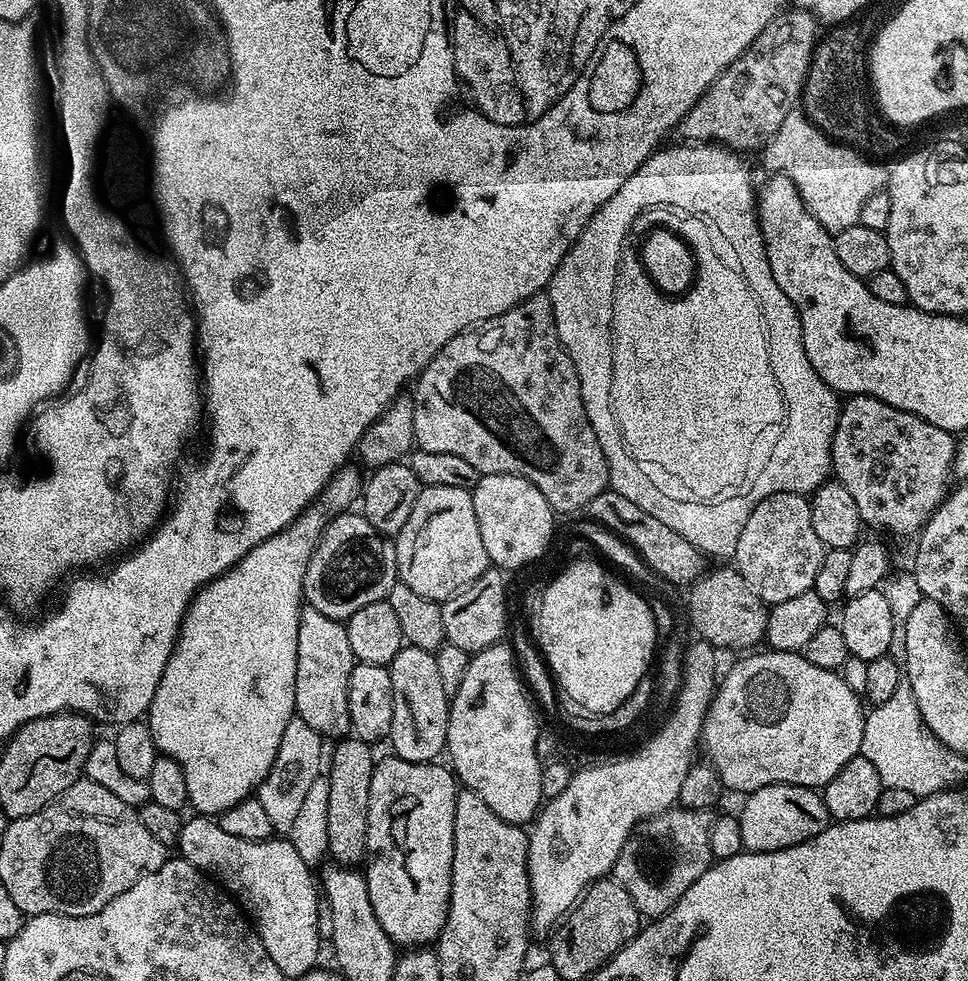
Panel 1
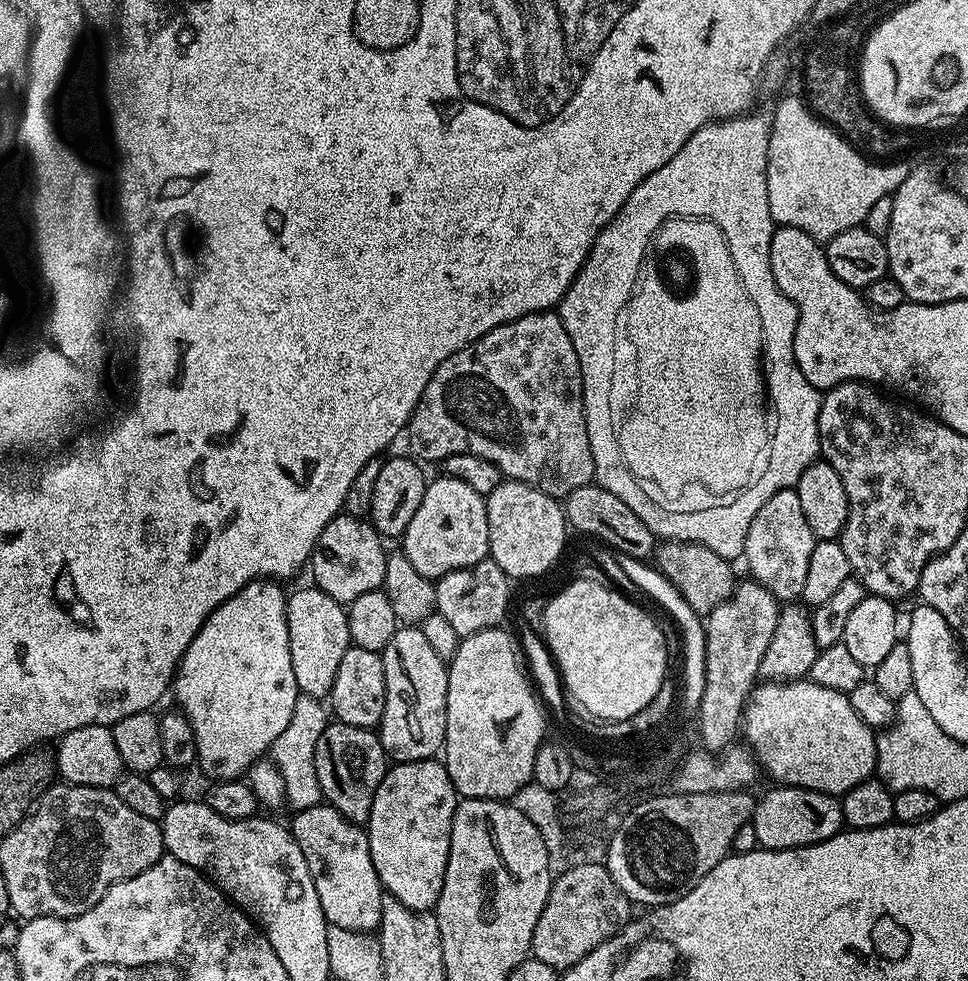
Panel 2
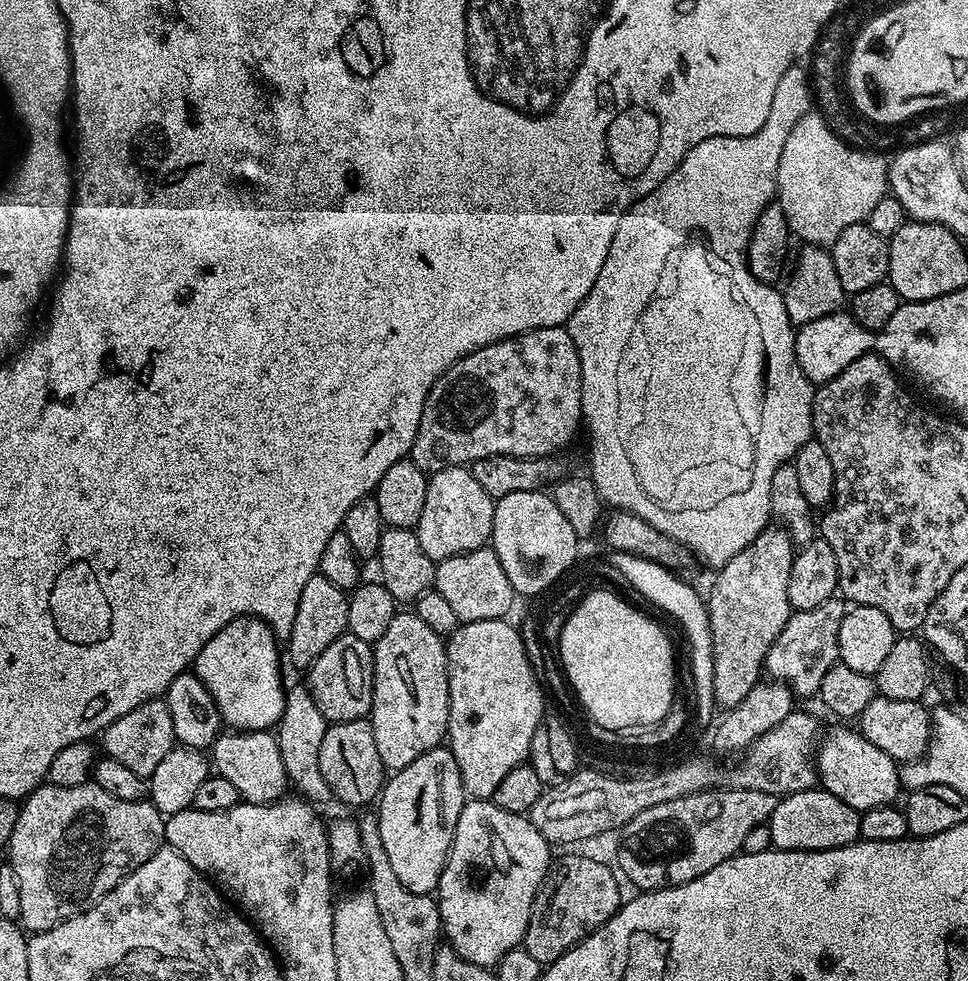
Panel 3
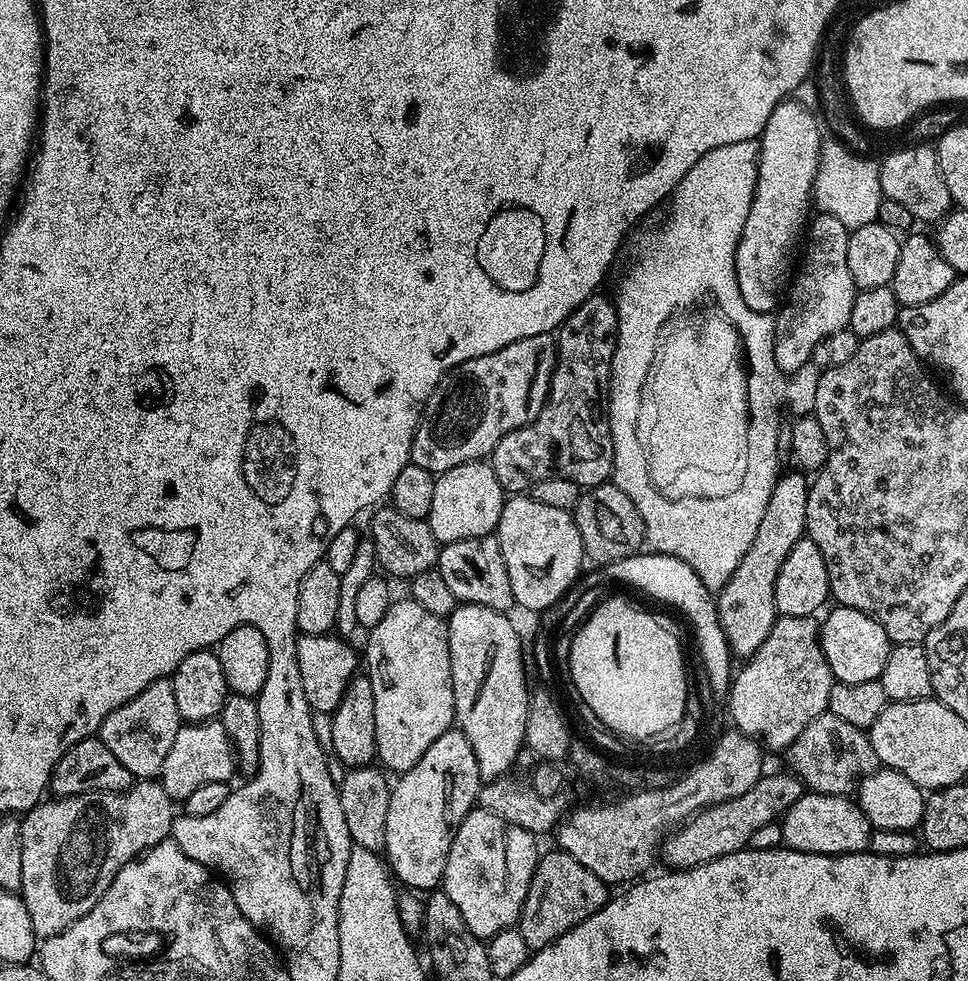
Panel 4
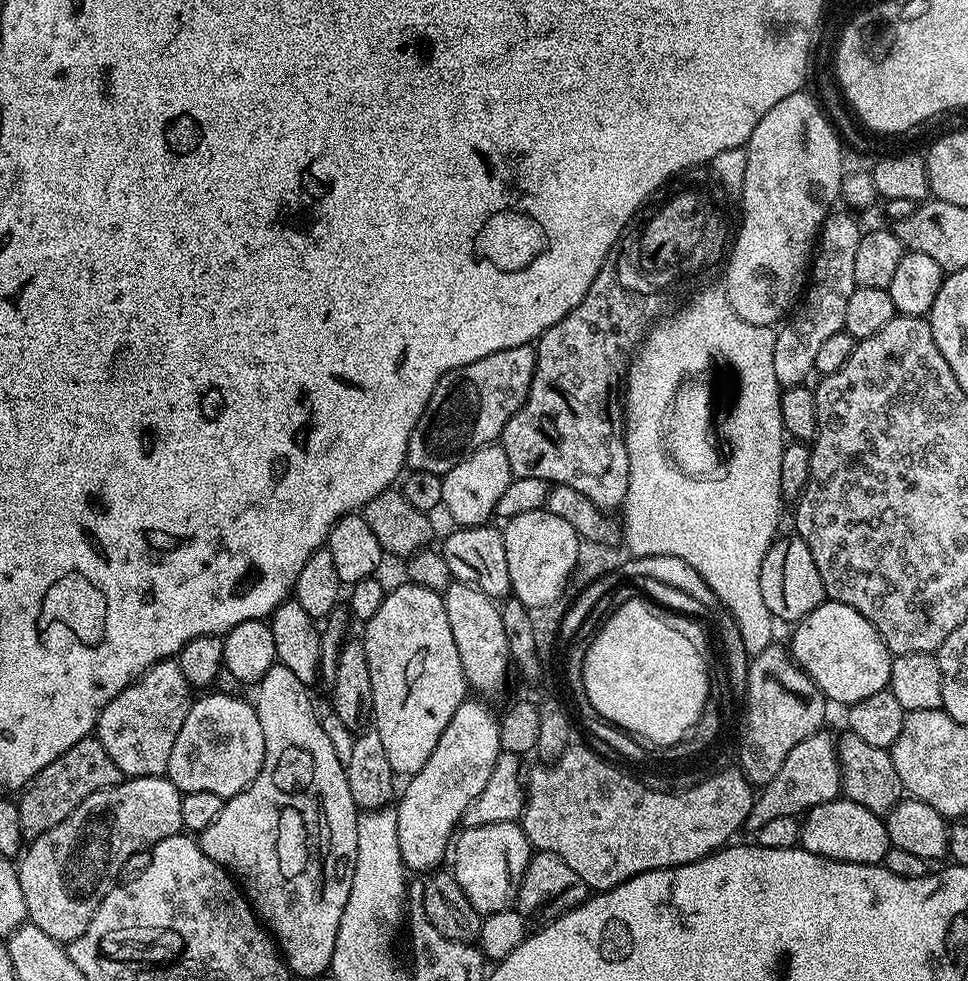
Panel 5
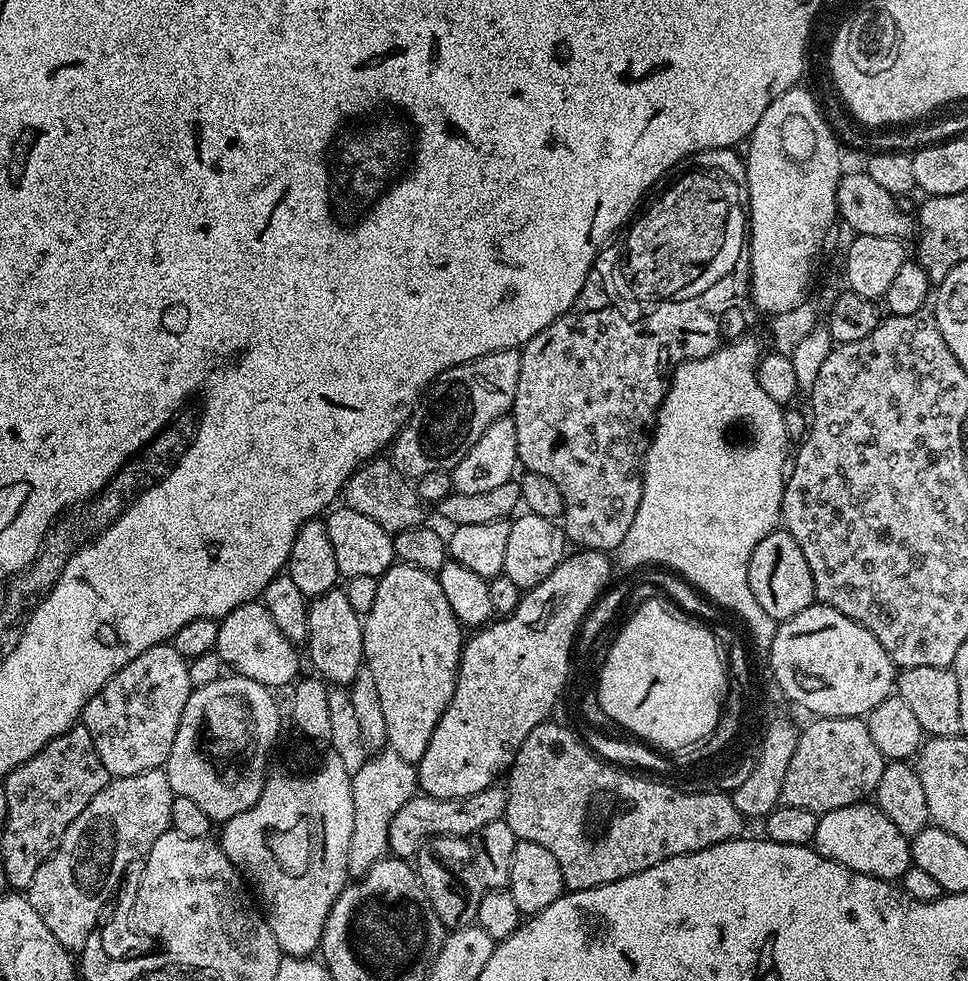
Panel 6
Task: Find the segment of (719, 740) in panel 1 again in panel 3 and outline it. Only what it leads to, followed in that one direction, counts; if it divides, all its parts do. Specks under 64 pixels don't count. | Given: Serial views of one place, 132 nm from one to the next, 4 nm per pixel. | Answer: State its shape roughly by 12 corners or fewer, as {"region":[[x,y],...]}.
{"region":[[855,727],[823,733],[824,791],[862,813],[893,803],[900,768]]}

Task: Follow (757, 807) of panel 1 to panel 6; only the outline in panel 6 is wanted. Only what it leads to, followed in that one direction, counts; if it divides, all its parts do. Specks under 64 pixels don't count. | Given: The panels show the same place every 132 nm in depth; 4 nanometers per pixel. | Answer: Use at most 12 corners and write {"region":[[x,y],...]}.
{"region":[[872,802],[823,813],[818,855],[879,880],[913,867]]}

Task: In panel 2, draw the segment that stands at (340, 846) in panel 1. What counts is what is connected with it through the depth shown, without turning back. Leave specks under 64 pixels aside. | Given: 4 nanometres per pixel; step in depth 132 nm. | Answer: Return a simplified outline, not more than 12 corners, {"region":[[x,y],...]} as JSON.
{"region":[[330,722],[321,797],[367,825],[390,757],[370,728]]}

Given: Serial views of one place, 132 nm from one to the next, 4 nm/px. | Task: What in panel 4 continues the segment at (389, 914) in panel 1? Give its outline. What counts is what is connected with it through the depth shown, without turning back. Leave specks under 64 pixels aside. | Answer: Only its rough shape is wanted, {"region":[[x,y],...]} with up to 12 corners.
{"region":[[449,730],[392,784],[386,863],[405,889],[443,881],[482,781]]}

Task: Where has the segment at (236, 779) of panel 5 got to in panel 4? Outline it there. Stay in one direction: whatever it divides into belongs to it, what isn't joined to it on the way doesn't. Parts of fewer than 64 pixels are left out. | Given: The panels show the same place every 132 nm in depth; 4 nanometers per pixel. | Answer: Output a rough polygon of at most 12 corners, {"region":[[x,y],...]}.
{"region":[[219,719],[185,723],[166,754],[162,783],[182,802],[237,771]]}

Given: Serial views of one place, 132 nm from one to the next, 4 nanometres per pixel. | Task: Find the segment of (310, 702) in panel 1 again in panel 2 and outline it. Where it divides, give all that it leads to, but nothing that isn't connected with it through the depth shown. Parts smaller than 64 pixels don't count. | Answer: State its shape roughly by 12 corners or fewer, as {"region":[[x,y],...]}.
{"region":[[289,591],[294,682],[324,698],[353,647],[345,605]]}

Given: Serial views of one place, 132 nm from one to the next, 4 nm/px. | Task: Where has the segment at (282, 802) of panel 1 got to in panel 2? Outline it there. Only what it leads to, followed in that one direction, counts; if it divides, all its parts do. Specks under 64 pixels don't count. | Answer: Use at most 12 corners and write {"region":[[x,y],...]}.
{"region":[[300,695],[270,758],[292,810],[321,803],[314,750],[330,723]]}

